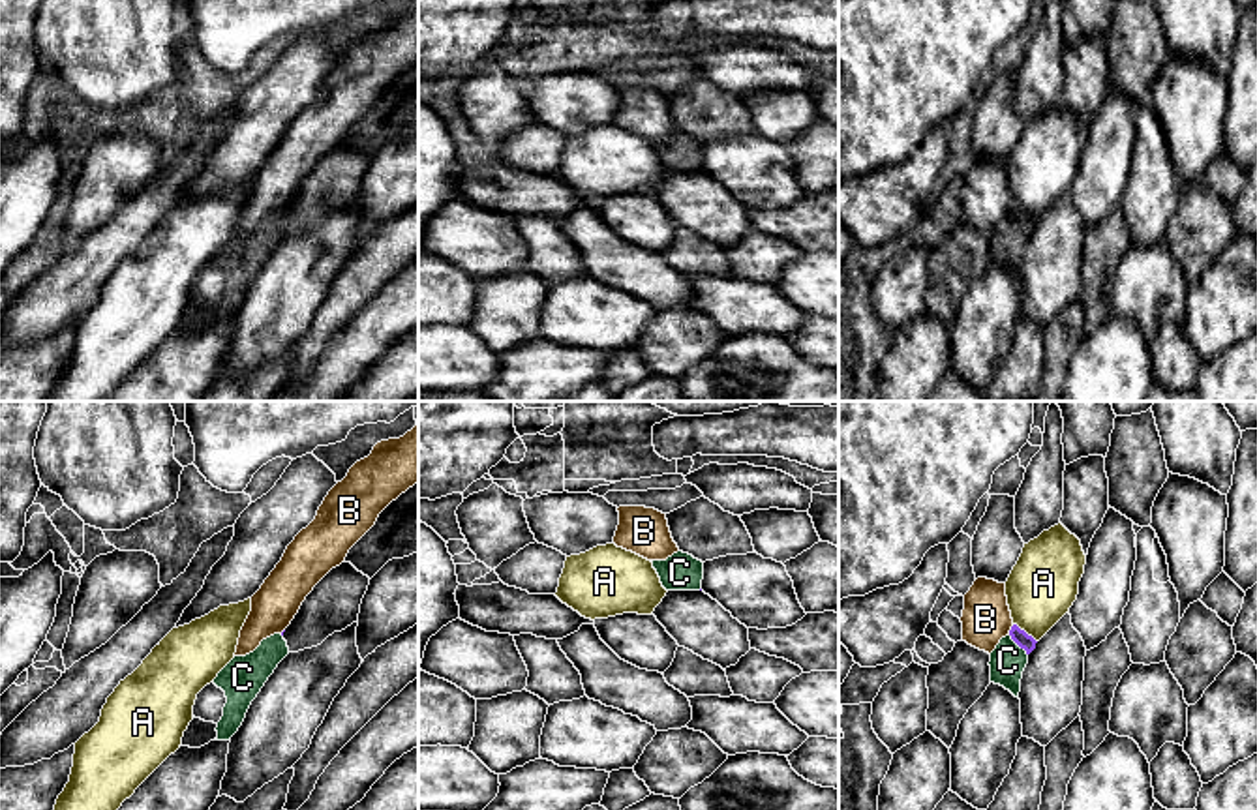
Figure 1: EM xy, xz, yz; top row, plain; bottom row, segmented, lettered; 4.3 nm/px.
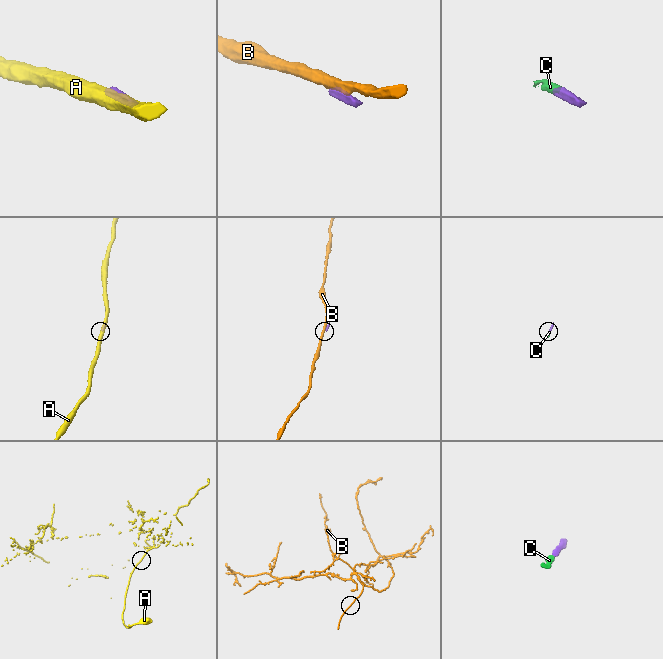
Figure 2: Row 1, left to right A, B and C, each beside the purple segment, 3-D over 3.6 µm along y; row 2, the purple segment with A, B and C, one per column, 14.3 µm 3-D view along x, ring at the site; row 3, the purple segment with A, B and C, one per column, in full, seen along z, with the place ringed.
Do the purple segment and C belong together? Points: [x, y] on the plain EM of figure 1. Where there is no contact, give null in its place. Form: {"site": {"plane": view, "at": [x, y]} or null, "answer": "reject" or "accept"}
{"site": {"plane": "yz", "at": [1019, 225]}, "answer": "accept"}

